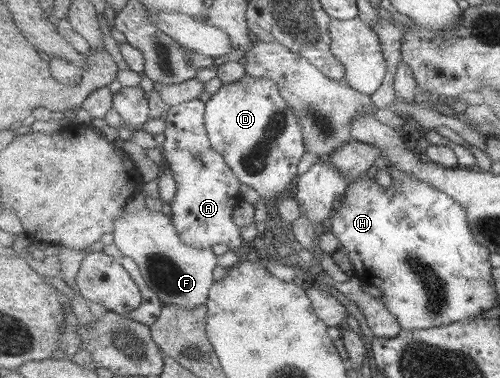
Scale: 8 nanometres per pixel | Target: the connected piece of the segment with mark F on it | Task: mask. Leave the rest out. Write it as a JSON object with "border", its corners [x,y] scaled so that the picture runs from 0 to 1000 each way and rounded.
{"border":[[[296,550],[274,558],[248,558],[232,579],[228,643],[252,680],[266,683],[286,735],[324,802],[358,810],[368,820],[386,820],[396,810],[414,807],[428,746],[432,672],[420,653],[384,653],[372,648],[344,571],[332,571],[322,558]]]}

